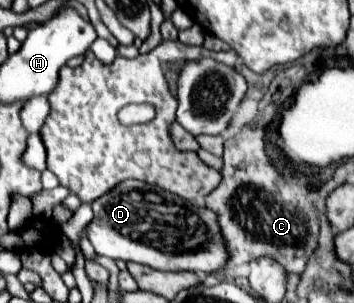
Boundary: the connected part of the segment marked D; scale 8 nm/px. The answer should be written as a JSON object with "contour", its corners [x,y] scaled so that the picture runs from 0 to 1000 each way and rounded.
{"contour":[[[353,594],[297,647],[263,667],[268,719],[251,739],[251,792],[280,845],[302,845],[314,858],[387,865],[438,891],[472,898],[556,898],[556,904],[613,904],[647,858],[624,752],[613,739],[613,706],[585,686],[545,680],[540,667],[466,634],[444,614],[387,594]]]}

